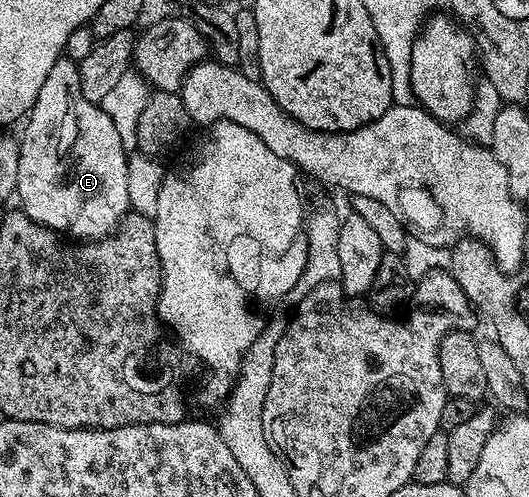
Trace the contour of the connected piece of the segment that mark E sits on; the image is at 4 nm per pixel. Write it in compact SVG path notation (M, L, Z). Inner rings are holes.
M66 55L56 59L52 71L48 71L48 79L44 79L44 87L40 87L40 95L36 95L36 103L30 109L25 125L26 130L18 141L19 179L16 200L22 204L19 205L21 212L27 213L45 229L52 229L59 235L67 233L70 239L101 241L103 237L109 237L132 209L130 163L128 152L121 145L120 134L112 119L95 102L84 99L78 62L70 60Z

